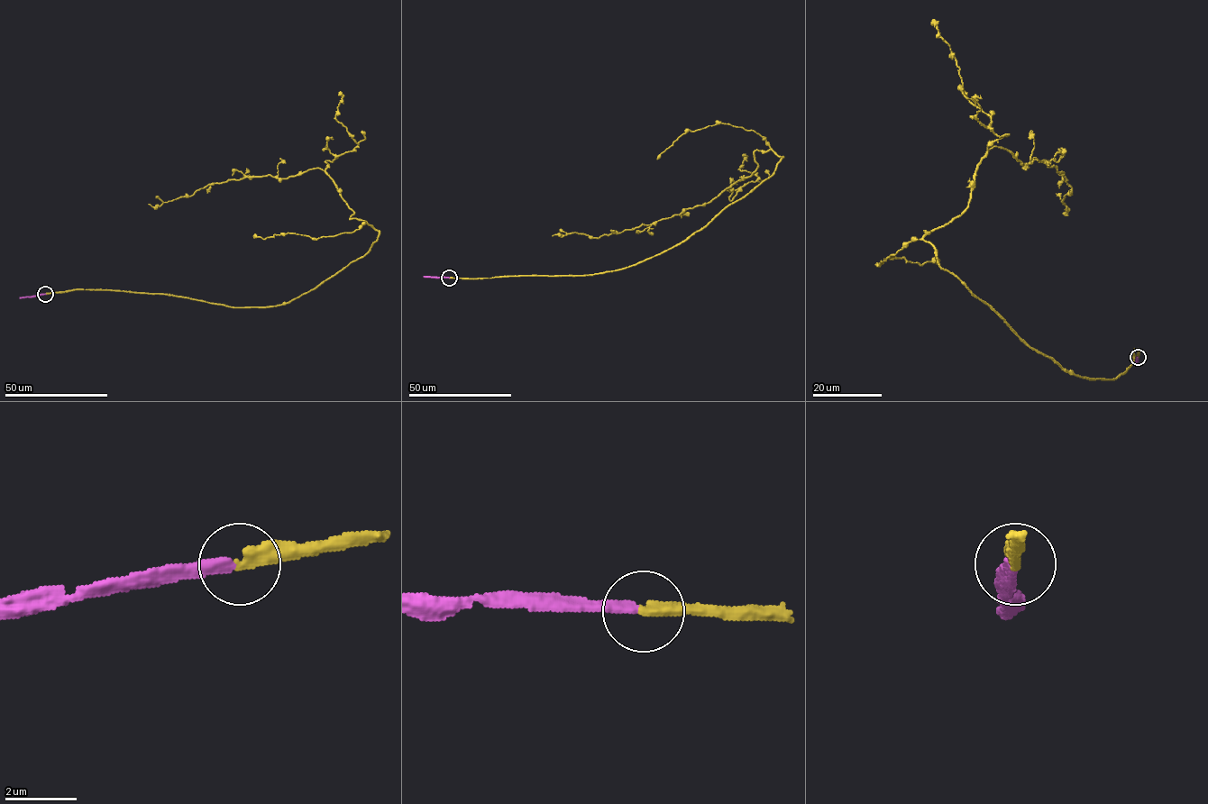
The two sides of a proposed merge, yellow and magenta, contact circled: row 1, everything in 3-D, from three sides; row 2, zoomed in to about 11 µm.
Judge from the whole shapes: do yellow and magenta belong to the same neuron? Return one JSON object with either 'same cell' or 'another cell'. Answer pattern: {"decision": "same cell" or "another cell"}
{"decision": "same cell"}

